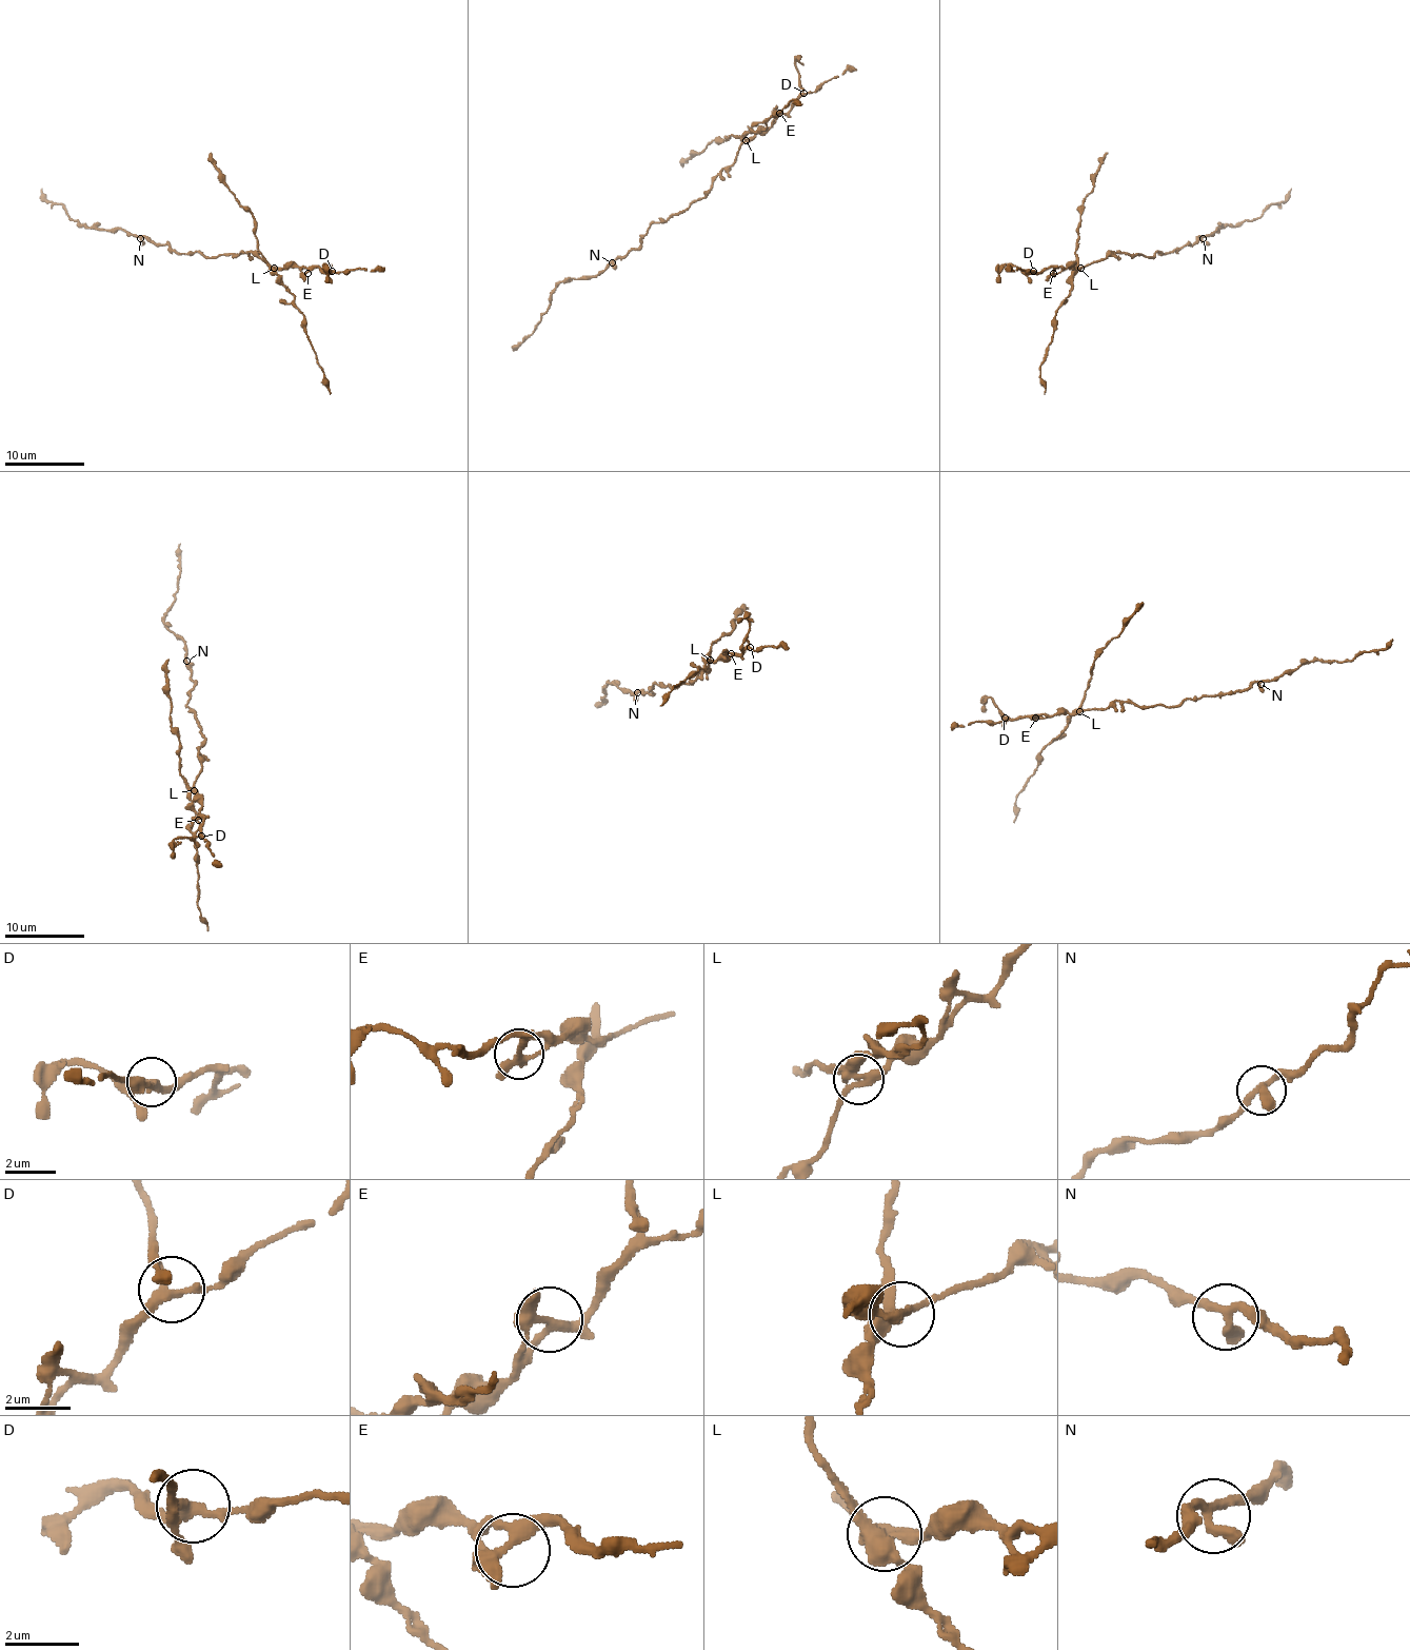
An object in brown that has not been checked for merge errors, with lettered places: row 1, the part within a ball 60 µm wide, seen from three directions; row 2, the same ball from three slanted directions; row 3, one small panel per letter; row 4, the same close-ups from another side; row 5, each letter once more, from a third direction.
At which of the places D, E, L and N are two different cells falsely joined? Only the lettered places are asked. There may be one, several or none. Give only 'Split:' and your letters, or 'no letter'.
Split: L

